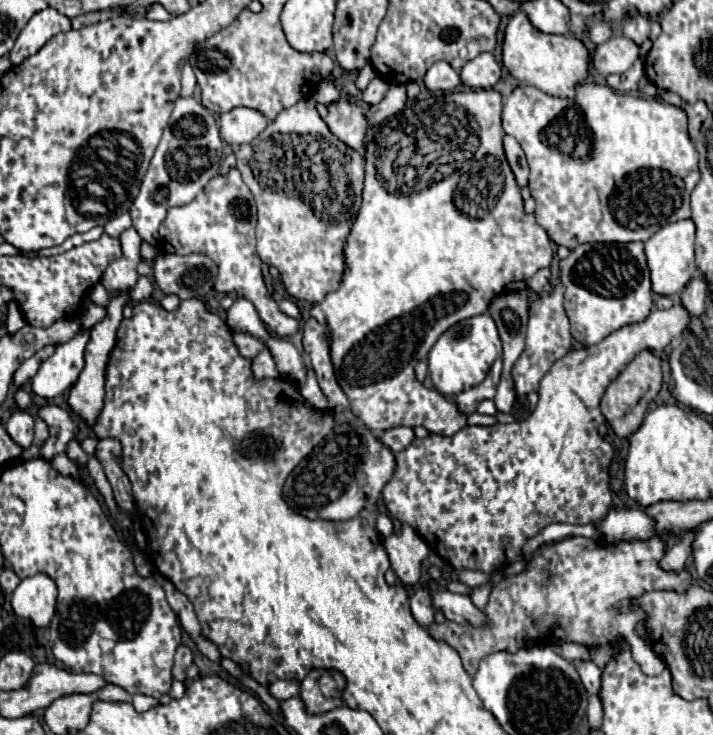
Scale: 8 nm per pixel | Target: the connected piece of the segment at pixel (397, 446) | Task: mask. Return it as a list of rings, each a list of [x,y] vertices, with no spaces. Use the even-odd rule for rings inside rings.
[[[391,428],[391,430],[383,432],[379,438],[393,452],[401,452],[403,448],[407,448],[411,444],[411,440],[415,440],[415,434],[413,434],[413,428]]]

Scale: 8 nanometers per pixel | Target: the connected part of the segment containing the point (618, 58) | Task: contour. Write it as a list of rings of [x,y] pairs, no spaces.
[[[613,36],[605,44],[597,46],[593,54],[593,66],[603,76],[609,76],[629,70],[637,58],[639,58],[639,46],[633,40],[625,36]]]

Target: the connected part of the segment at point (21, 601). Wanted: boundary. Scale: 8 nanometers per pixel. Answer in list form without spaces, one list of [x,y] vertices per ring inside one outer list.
[[[35,574],[15,588],[11,606],[17,616],[31,620],[35,626],[45,628],[55,614],[57,586],[47,574]]]

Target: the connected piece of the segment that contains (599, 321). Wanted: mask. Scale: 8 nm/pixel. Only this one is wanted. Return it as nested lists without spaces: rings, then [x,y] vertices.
[[[643,242],[581,244],[561,260],[561,280],[567,288],[563,306],[571,322],[571,334],[583,346],[597,344],[627,324],[643,322],[653,306]]]

